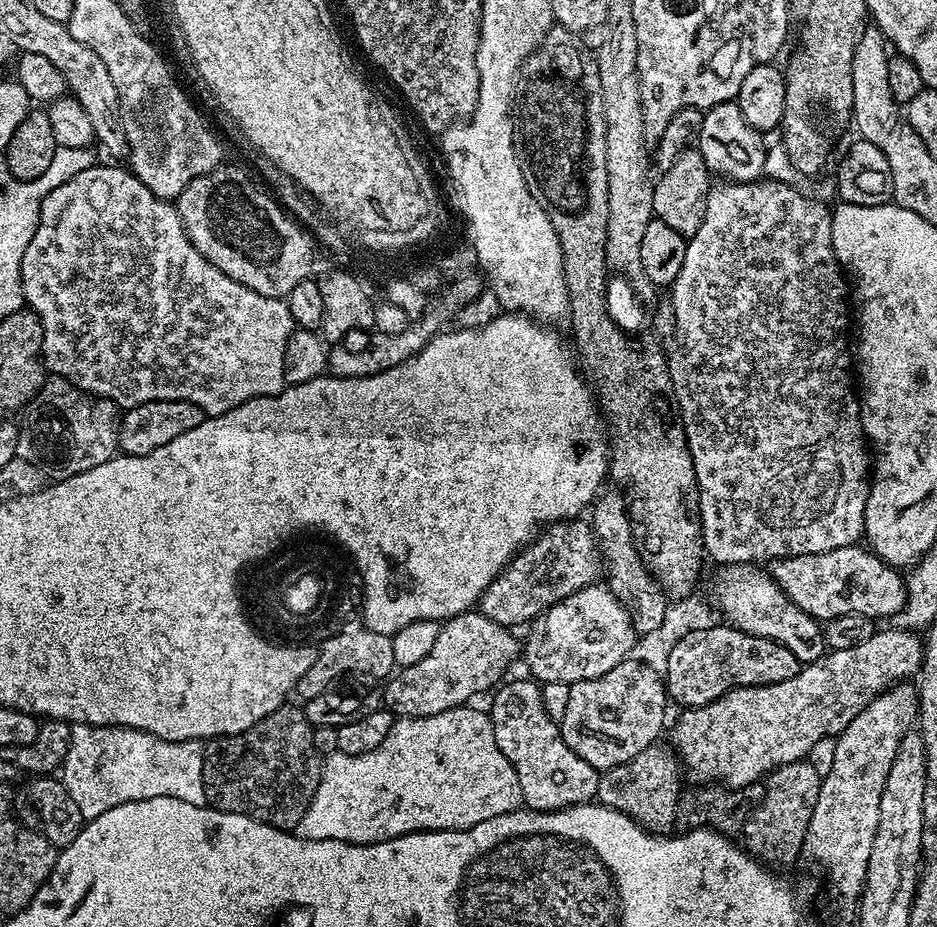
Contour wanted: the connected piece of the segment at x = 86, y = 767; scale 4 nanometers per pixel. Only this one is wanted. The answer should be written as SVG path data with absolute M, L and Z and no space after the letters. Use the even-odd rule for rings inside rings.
M74 724L70 734L70 746L62 765L62 782L74 798L74 806L82 814L85 822L114 810L126 802L138 802L150 798L182 798L182 802L208 804L206 790L202 782L204 765L204 744L198 740L163 740L149 732L137 728L117 728L110 724Z

